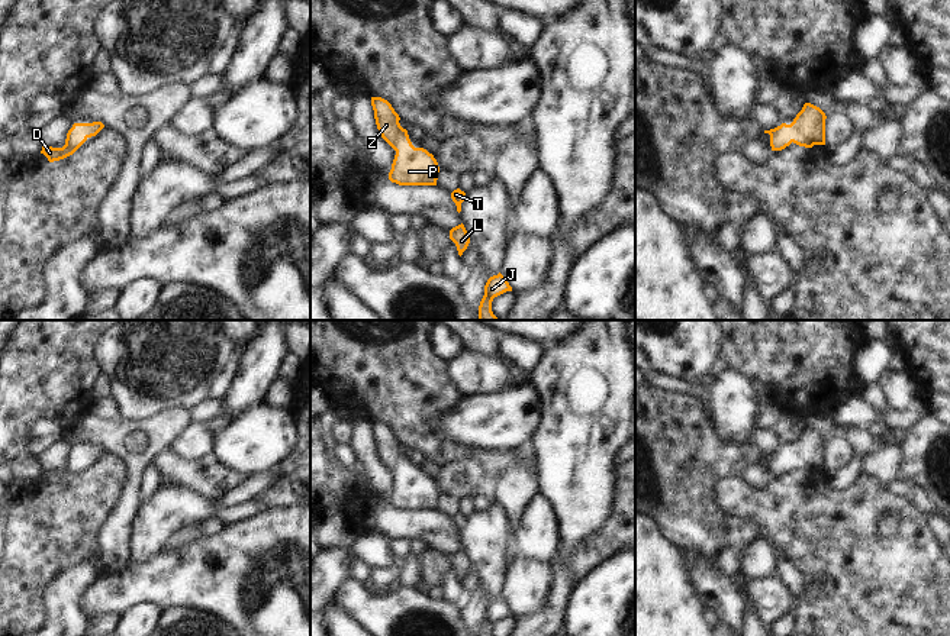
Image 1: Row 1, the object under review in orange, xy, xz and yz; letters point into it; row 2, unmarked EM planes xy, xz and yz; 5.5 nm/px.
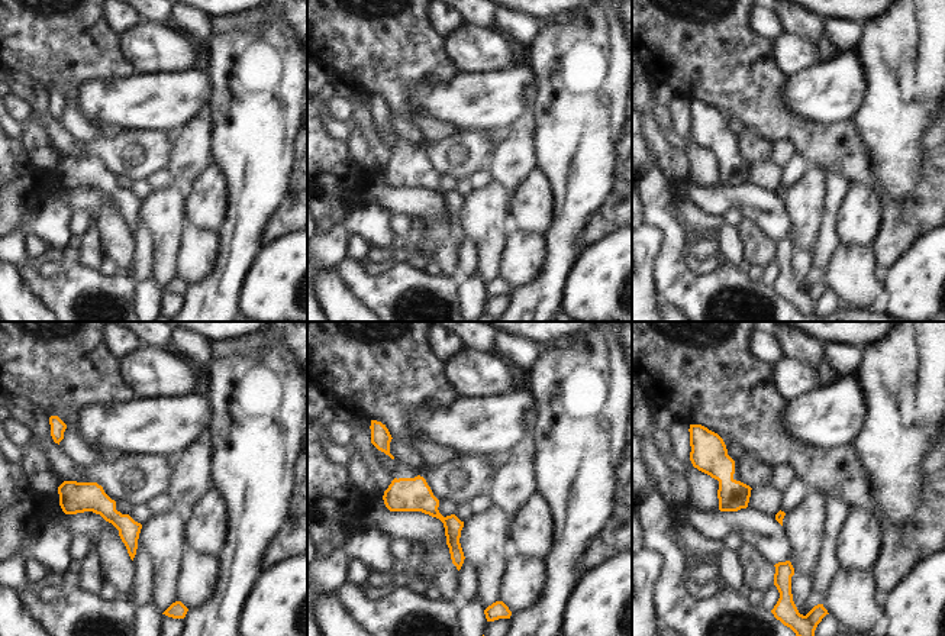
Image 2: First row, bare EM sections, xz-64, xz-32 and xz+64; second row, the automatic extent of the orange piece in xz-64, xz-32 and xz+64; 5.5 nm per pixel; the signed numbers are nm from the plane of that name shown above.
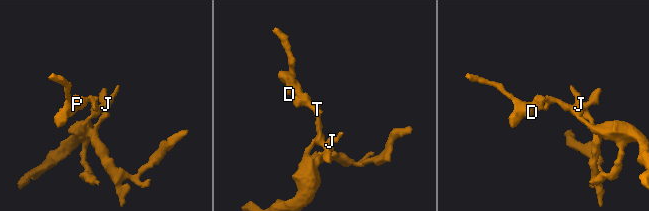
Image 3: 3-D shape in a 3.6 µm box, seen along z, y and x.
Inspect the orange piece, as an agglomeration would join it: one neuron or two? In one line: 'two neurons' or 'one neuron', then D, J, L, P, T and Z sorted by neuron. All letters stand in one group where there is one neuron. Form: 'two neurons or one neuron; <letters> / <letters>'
one neuron; D J L P T Z

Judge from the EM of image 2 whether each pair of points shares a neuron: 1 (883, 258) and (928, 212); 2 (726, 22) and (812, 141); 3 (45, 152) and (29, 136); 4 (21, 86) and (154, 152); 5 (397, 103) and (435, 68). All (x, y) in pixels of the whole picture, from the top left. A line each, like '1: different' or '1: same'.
1: same
2: same
3: same
4: same
5: same

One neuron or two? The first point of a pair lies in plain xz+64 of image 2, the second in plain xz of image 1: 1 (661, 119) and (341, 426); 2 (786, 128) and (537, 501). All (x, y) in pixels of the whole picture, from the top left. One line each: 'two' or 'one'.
1: one
2: two

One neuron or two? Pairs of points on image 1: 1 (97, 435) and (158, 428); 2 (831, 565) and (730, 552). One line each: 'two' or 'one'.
1: one
2: two

